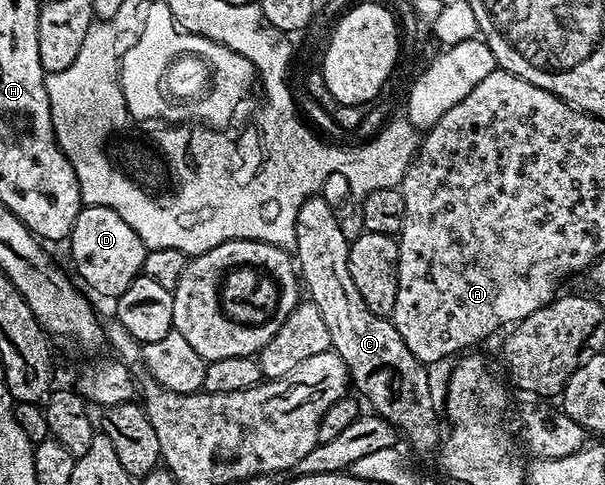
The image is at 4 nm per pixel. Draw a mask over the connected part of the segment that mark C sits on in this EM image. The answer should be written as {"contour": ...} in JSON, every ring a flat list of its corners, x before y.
{"contour":[[319,194,309,196,298,208,294,251,300,279,306,291,309,290,310,301,321,311,321,318,329,329,332,351,345,362,354,389,356,386,367,396,376,415,385,417,402,435,404,432,417,451,435,452,441,442,441,432,439,436,430,369,409,350,388,317,373,314,365,306,365,298,358,293,349,273,350,241,335,212]]}

